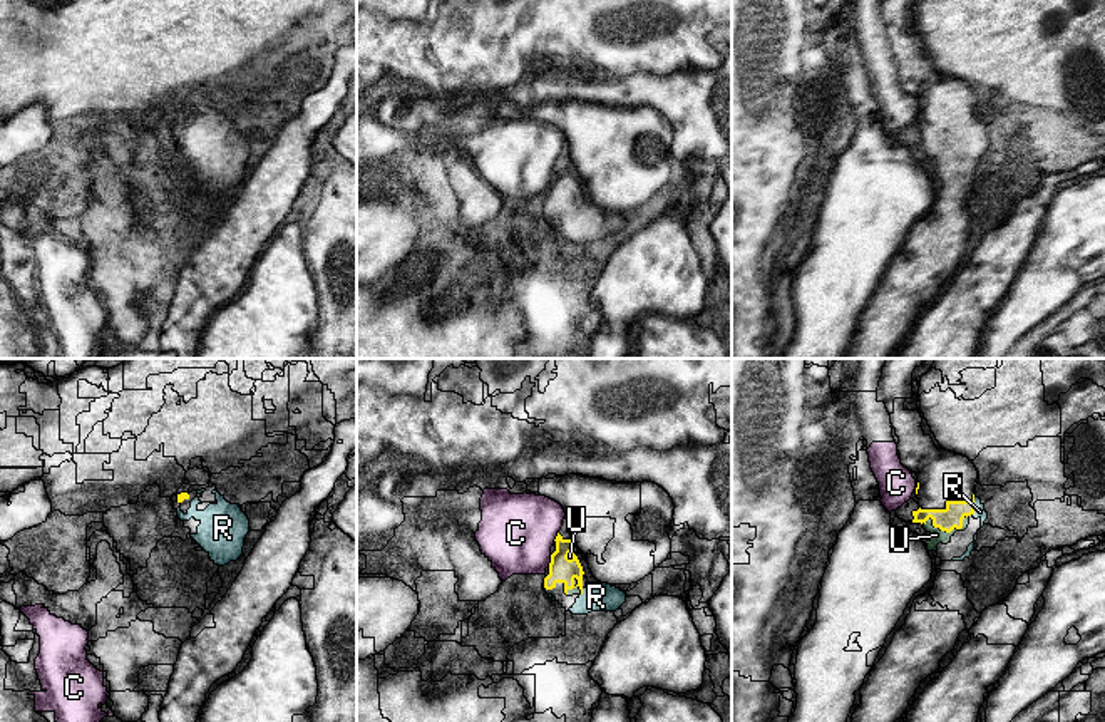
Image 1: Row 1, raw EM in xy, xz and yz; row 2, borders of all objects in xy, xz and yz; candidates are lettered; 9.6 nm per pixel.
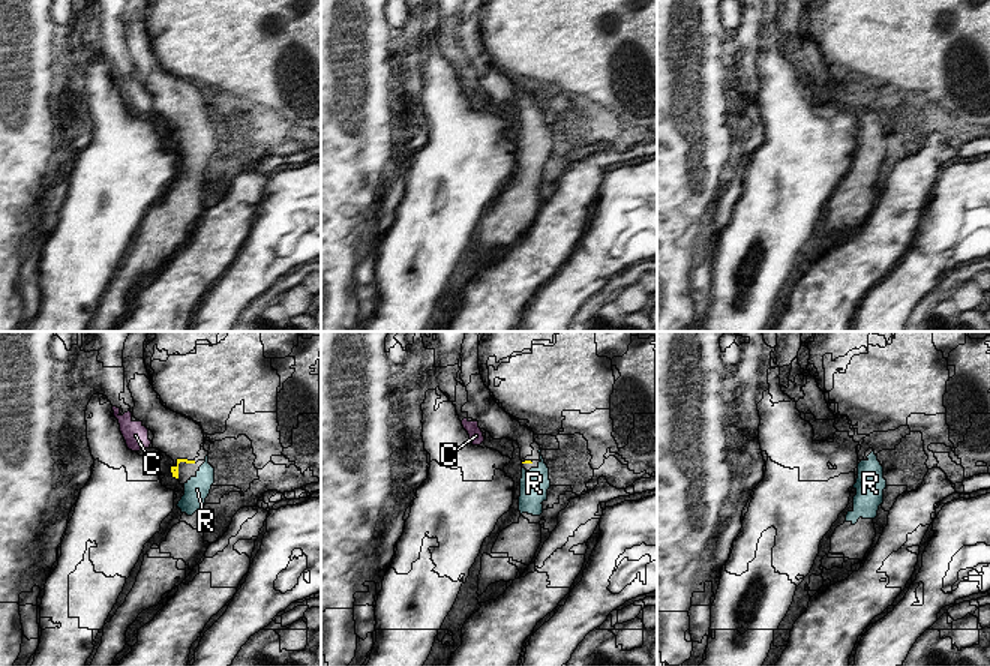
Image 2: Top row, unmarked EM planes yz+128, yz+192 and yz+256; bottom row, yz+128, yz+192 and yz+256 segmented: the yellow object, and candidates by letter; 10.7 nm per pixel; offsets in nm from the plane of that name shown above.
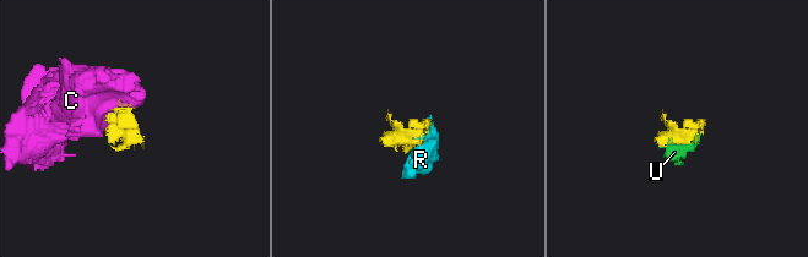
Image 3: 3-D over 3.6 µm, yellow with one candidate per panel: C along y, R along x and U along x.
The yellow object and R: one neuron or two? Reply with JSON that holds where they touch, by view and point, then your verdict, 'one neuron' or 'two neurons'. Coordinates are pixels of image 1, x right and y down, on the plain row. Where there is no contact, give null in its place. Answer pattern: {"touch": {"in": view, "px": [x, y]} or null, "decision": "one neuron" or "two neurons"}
{"touch": {"in": "yz", "px": [973, 131]}, "decision": "one neuron"}

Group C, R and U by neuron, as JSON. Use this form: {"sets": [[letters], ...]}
{"sets": [["C"], ["R", "U"]]}

